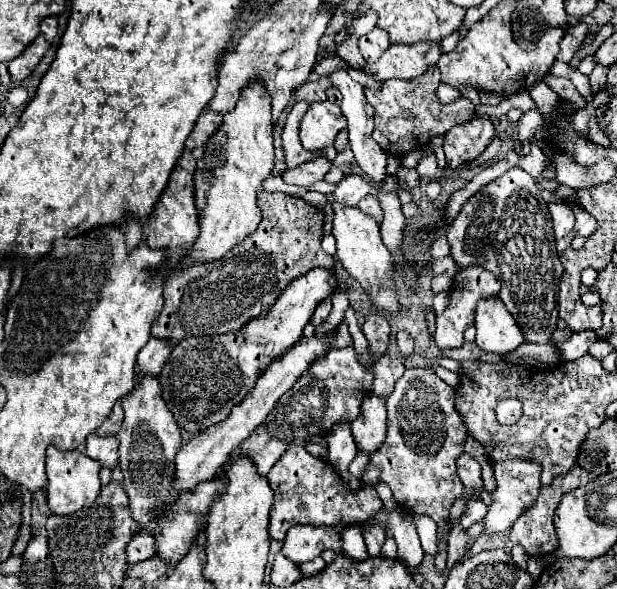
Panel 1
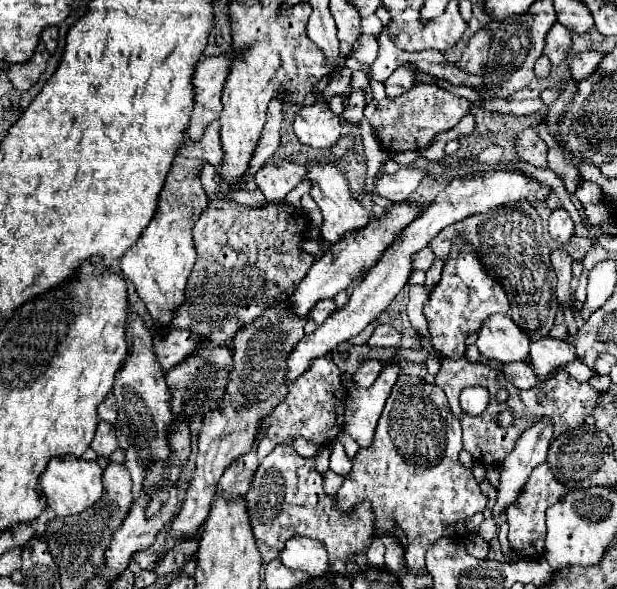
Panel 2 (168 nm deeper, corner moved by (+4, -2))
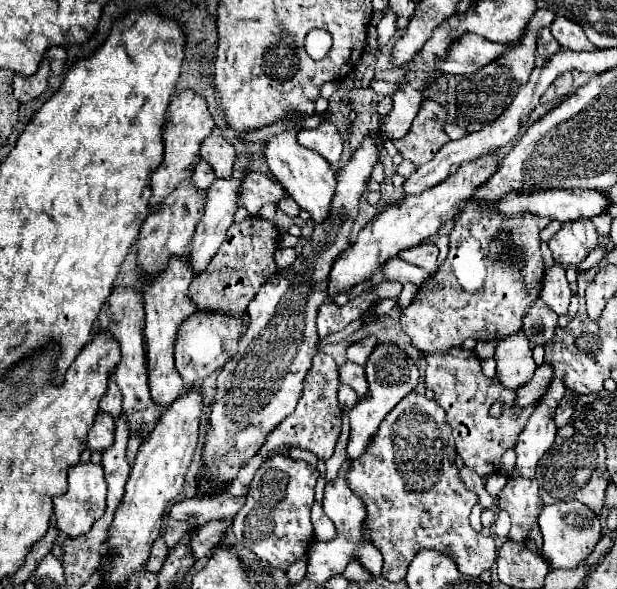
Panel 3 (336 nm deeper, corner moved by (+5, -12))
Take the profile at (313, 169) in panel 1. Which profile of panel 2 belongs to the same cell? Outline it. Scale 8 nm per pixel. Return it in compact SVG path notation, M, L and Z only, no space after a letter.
M268 162L264 164L254 180L256 186L262 190L262 194L266 196L268 202L282 202L286 198L286 194L306 176L306 168L292 164L292 162Z

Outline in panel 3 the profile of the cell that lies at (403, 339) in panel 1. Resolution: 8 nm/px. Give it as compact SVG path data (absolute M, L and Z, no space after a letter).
M375 336L363 338L361 342L357 342L357 344L353 344L353 346L347 348L347 358L349 358L351 362L355 362L355 364L365 366L365 362L369 360L369 354L373 352L373 346L377 346L377 342L379 342L379 340L377 340Z

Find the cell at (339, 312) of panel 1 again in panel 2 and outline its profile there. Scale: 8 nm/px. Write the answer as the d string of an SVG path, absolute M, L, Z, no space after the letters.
M308 162L306 164L306 178L312 182L312 190L310 190L310 196L312 200L318 204L318 208L322 210L322 216L324 216L324 222L320 226L320 232L322 232L322 238L330 244L336 244L344 232L352 232L352 230L358 230L358 228L364 228L366 222L370 220L368 212L360 206L360 202L356 202L350 194L350 188L348 188L348 182L346 178L342 176L342 172L332 166L332 164L322 164L322 162Z

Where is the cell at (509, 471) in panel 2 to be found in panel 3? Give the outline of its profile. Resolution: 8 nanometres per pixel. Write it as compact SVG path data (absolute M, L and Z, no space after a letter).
M553 380L547 394L541 398L539 406L531 414L527 426L519 434L515 454L517 454L517 464L515 464L515 474L521 478L535 478L537 464L541 456L553 446L557 428L553 422L553 414L557 408L557 402L563 398L565 386L561 380Z

